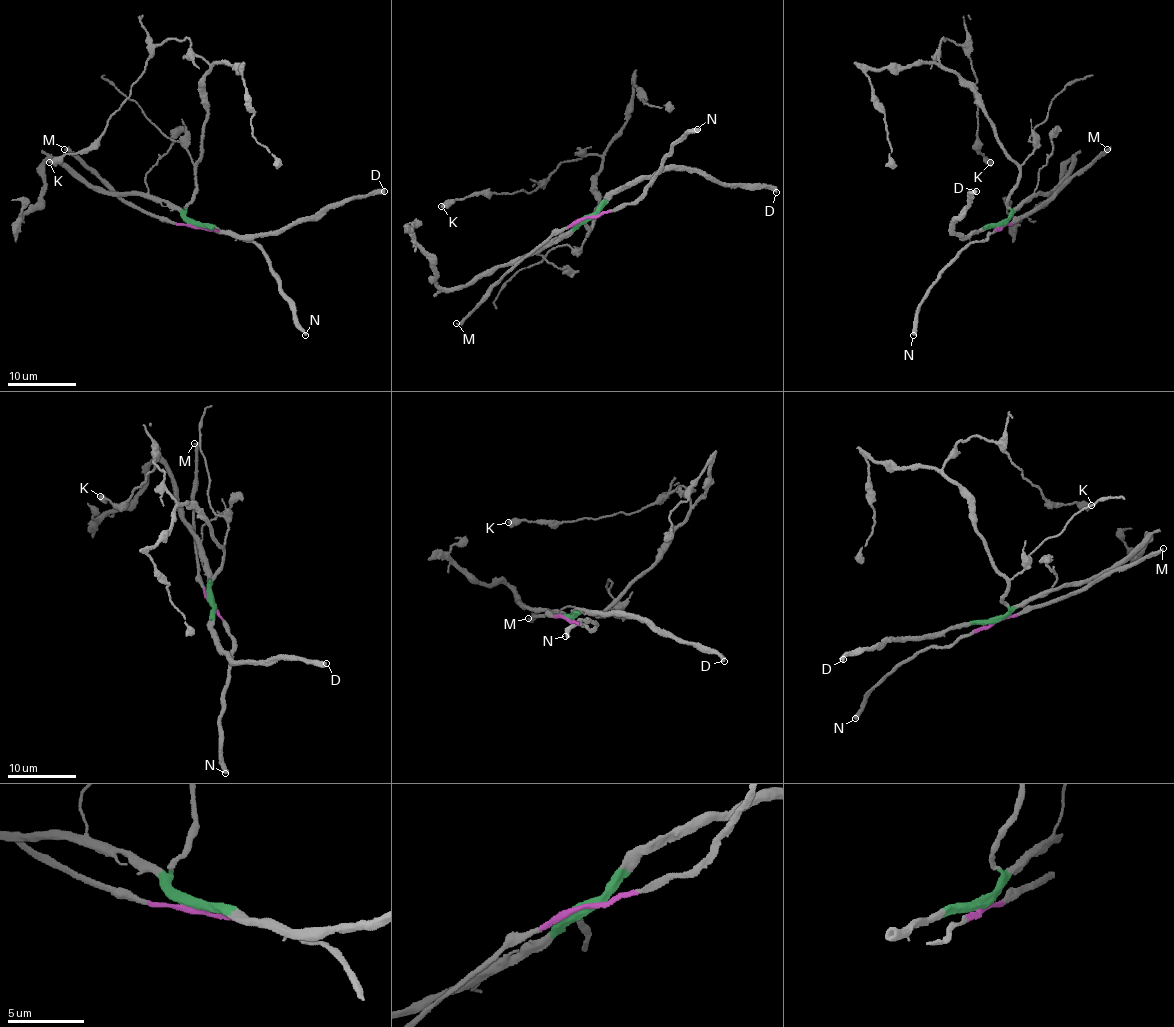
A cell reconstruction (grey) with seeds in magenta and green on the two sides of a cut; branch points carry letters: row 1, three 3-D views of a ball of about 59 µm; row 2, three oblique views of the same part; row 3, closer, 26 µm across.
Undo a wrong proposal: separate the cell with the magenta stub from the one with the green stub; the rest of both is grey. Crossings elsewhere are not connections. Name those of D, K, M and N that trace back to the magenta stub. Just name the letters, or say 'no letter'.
M, N

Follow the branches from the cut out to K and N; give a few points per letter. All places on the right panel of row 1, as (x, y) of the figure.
K: (1001, 224), (1019, 166), (980, 98), (939, 62), (943, 38), (970, 59), (977, 148), (990, 163)
N: (1001, 226), (980, 241), (972, 241), (948, 265), (922, 301), (914, 335)

